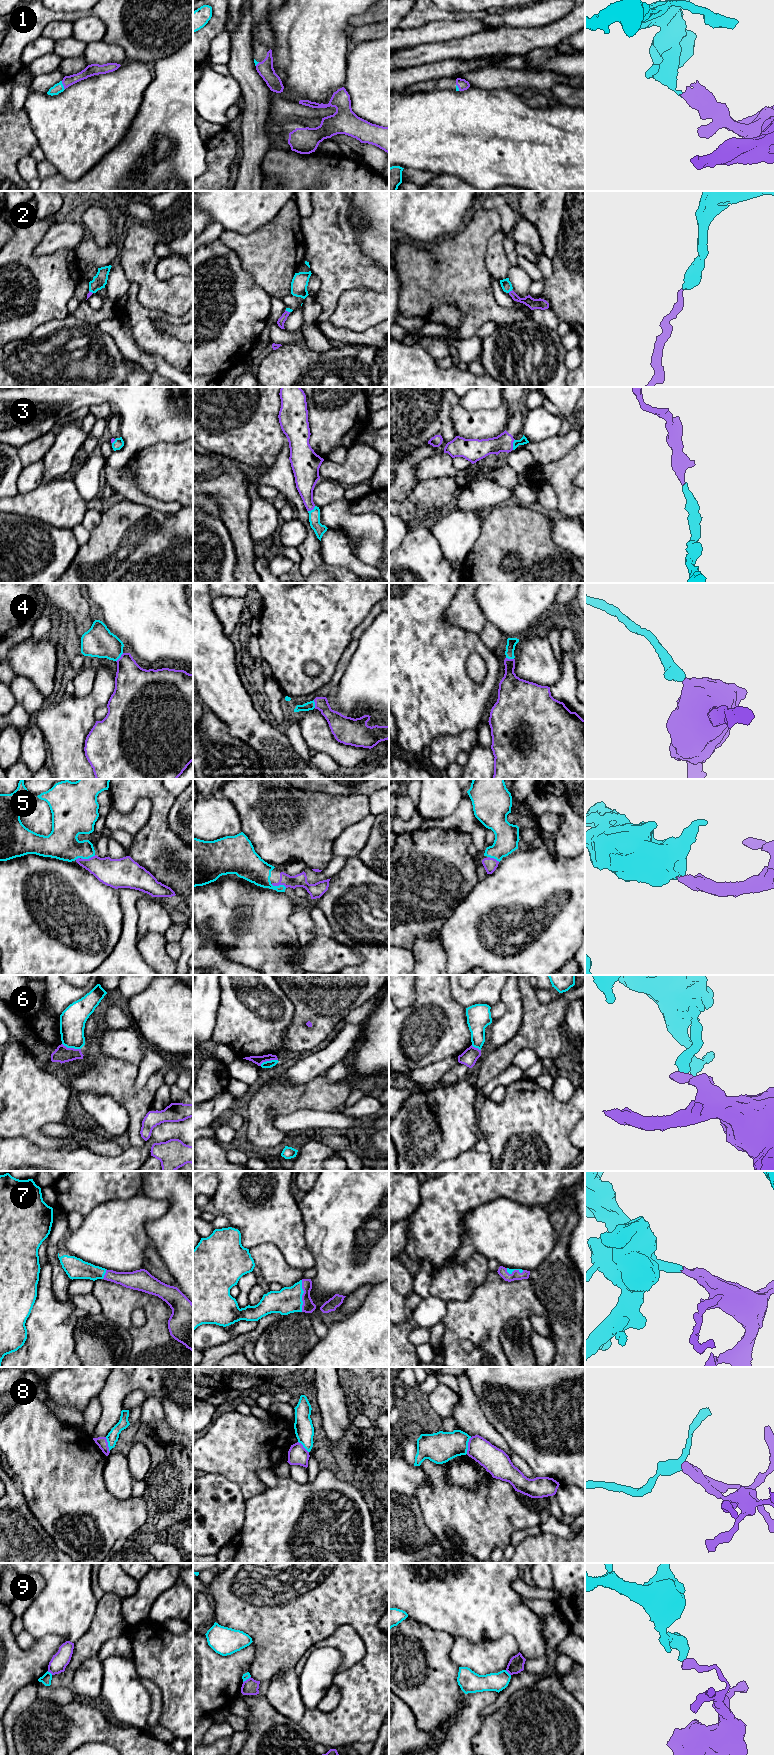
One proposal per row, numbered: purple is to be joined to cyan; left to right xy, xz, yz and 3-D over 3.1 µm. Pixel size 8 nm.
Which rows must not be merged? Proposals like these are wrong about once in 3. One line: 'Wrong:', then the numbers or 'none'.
Wrong: 6, 8, 9

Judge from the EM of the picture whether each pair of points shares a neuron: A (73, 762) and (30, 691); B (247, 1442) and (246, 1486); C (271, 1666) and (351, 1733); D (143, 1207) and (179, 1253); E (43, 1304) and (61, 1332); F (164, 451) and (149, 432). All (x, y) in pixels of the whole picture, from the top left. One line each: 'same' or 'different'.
A: different
B: same
C: same
D: different
E: same
F: different

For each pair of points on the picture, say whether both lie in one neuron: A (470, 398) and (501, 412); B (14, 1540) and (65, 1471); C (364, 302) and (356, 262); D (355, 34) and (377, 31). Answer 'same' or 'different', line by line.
A: different
B: different
C: different
D: same

